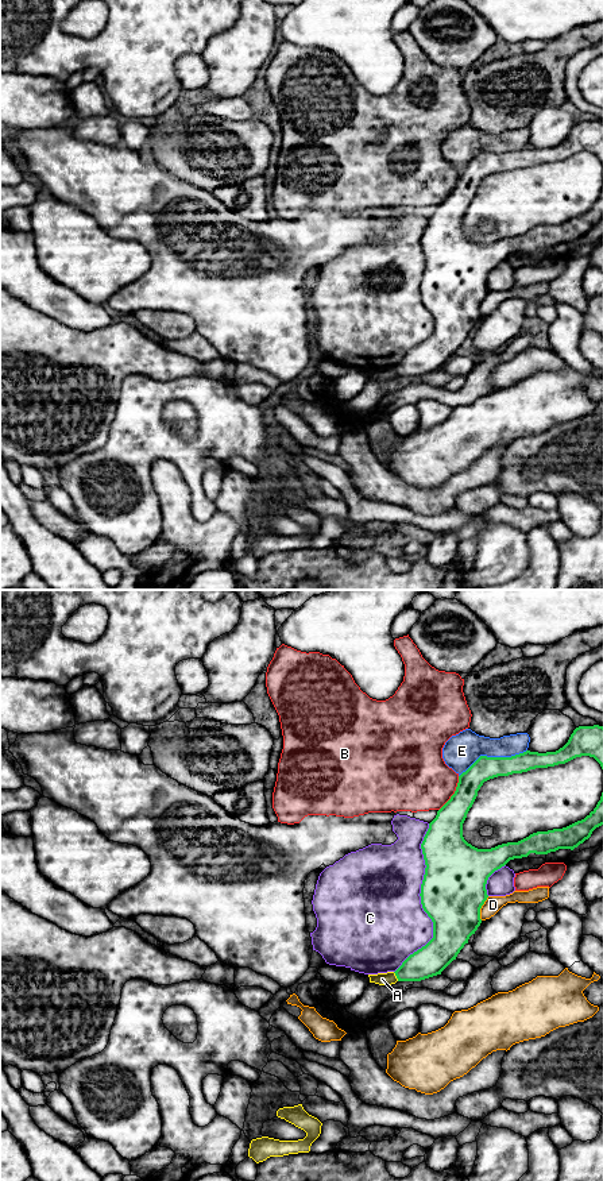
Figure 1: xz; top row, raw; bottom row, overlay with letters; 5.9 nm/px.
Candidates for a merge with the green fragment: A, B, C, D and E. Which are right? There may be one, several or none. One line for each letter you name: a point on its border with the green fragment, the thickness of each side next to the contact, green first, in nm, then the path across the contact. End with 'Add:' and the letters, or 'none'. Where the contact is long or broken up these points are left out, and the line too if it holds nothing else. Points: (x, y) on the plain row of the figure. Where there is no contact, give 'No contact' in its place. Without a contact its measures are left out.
Add: none

